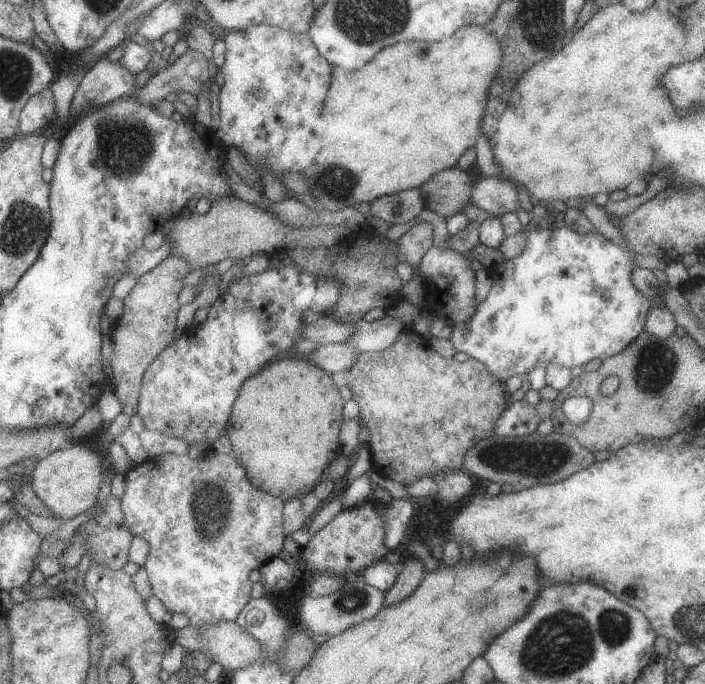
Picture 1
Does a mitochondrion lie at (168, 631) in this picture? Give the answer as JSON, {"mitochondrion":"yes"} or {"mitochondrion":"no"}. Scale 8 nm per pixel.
{"mitochondrion":"no"}

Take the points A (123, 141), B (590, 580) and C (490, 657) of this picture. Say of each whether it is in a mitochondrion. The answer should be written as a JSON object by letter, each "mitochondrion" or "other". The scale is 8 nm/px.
{"A":"mitochondrion","B":"other","C":"other"}

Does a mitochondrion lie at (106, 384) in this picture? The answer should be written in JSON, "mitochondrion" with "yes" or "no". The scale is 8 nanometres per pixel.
{"mitochondrion":"no"}

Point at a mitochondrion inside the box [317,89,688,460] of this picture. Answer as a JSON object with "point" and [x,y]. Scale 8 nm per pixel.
{"point":[654,366]}

